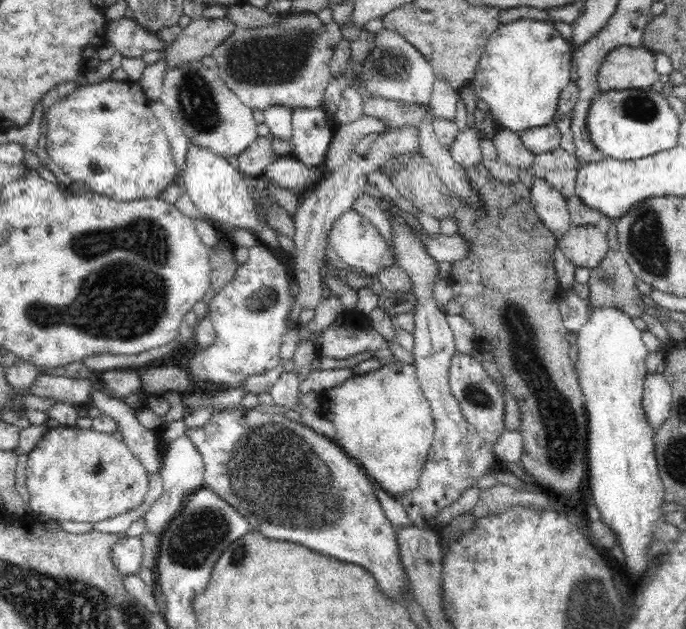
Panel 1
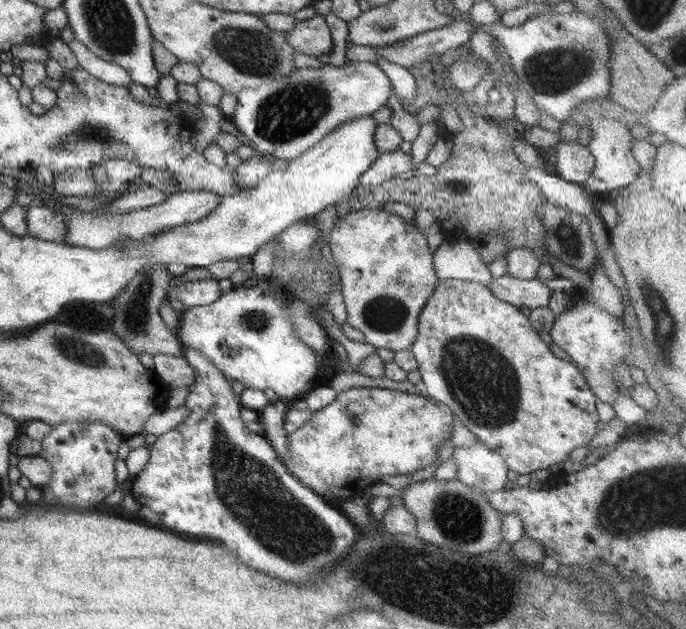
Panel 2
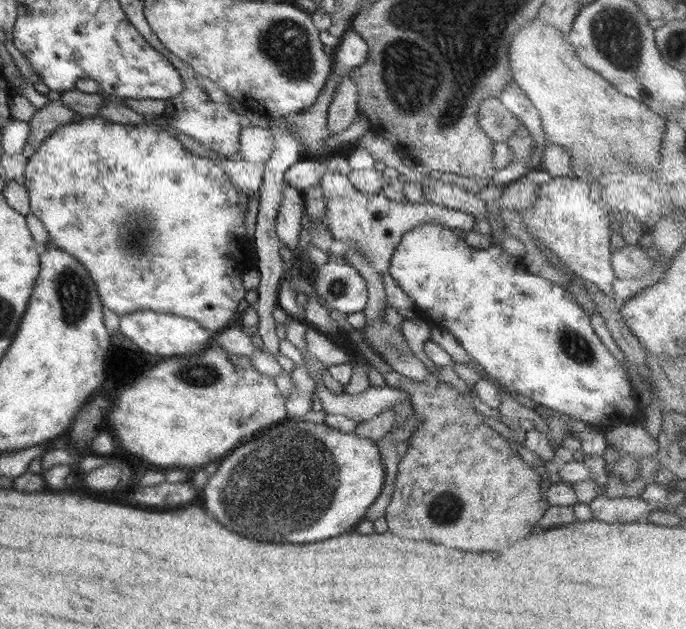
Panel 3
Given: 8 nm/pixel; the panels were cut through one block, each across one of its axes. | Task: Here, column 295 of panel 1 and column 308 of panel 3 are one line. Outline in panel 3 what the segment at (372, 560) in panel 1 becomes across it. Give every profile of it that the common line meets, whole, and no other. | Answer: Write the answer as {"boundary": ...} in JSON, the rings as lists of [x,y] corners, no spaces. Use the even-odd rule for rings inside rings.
{"boundary":[[[289,417],[289,418],[286,418],[286,419],[284,419],[284,420],[283,420],[283,421],[280,421],[280,423],[278,423],[278,424],[275,424],[275,425],[272,425],[272,426],[271,426],[271,427],[269,427],[269,428],[268,428],[268,429],[267,429],[267,430],[264,430],[264,431],[263,431],[263,432],[260,432],[260,433],[258,433],[258,434],[257,434],[257,435],[256,435],[256,436],[254,436],[254,437],[252,437],[252,438],[251,438],[251,439],[250,439],[250,440],[247,440],[247,441],[246,441],[246,442],[245,442],[245,443],[244,443],[244,444],[241,444],[241,445],[240,445],[240,446],[238,446],[238,447],[237,447],[237,448],[236,448],[236,449],[234,449],[234,450],[233,450],[233,452],[232,452],[232,454],[230,454],[230,456],[228,456],[228,458],[226,458],[226,460],[224,460],[224,462],[222,462],[222,464],[220,464],[220,468],[218,468],[218,472],[216,472],[216,474],[214,474],[214,476],[212,476],[212,478],[209,478],[209,479],[208,479],[208,481],[207,481],[207,483],[206,483],[206,484],[205,484],[205,487],[202,487],[202,488],[200,488],[200,489],[201,489],[201,490],[202,490],[202,500],[204,500],[204,506],[206,506],[206,510],[208,510],[208,512],[212,512],[212,514],[214,514],[214,518],[216,518],[216,520],[218,520],[218,522],[220,522],[220,524],[224,524],[224,526],[228,526],[228,528],[230,528],[230,530],[236,530],[236,534],[244,534],[244,536],[246,536],[246,538],[256,538],[256,540],[264,540],[264,542],[292,542],[292,544],[306,544],[306,543],[312,543],[312,542],[322,542],[322,541],[323,541],[323,540],[326,540],[326,539],[329,539],[329,538],[332,538],[332,537],[335,537],[335,536],[338,536],[338,535],[343,535],[343,534],[344,534],[344,533],[348,533],[348,532],[351,532],[351,531],[352,531],[352,530],[354,530],[354,526],[356,526],[356,524],[358,524],[358,522],[360,522],[360,520],[362,520],[362,519],[364,519],[364,516],[365,516],[365,514],[366,514],[366,511],[367,511],[367,510],[368,510],[368,508],[370,508],[370,506],[372,506],[372,504],[374,504],[374,501],[375,501],[375,500],[376,500],[376,497],[377,497],[377,496],[378,496],[378,495],[379,495],[379,494],[380,494],[380,492],[382,492],[382,488],[384,488],[384,478],[386,478],[386,474],[385,474],[385,473],[384,473],[384,466],[383,466],[383,465],[382,465],[382,456],[381,456],[381,455],[380,455],[380,448],[379,448],[379,447],[378,447],[378,443],[376,443],[376,441],[372,441],[372,439],[368,439],[368,438],[366,438],[366,437],[362,437],[362,436],[360,436],[360,435],[356,435],[356,433],[354,433],[354,431],[352,431],[352,432],[350,432],[350,433],[343,433],[343,432],[342,432],[342,431],[340,431],[340,430],[338,430],[338,429],[334,429],[334,428],[333,428],[333,427],[328,427],[328,425],[326,425],[326,423],[325,423],[325,422],[323,422],[323,423],[314,423],[314,422],[310,422],[310,421],[305,421],[305,420],[304,420],[304,418],[298,418],[298,417],[296,417],[296,418],[290,418],[290,417]],[[238,502],[242,502],[242,518],[240,518],[240,504],[238,504]],[[280,506],[282,506],[282,508],[280,508]],[[284,506],[286,506],[286,508],[284,508]],[[258,510],[260,510],[260,514],[258,514]],[[280,510],[282,510],[282,512],[280,512]],[[278,512],[280,512],[280,514],[284,514],[284,518],[278,518],[278,516],[274,516],[274,514],[278,514]],[[266,516],[268,516],[268,520],[270,520],[270,518],[272,518],[272,516],[274,516],[274,518],[272,518],[272,522],[268,522],[268,520],[266,520]],[[238,518],[240,518],[240,520],[238,520]],[[262,518],[264,518],[264,520],[262,520]]]}

